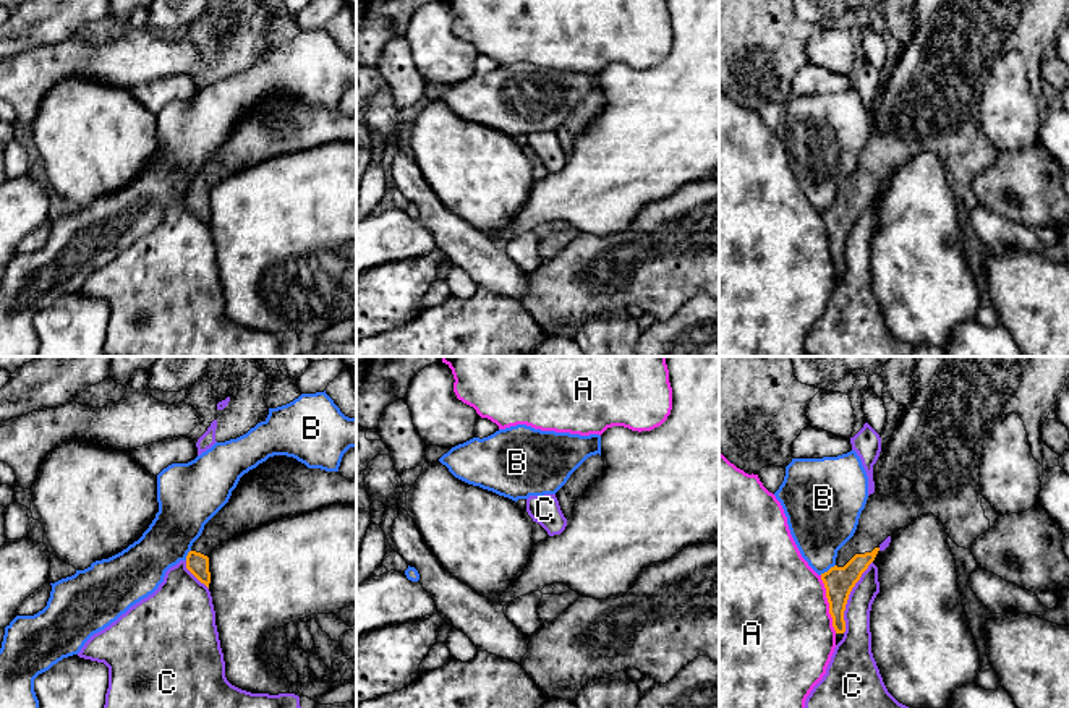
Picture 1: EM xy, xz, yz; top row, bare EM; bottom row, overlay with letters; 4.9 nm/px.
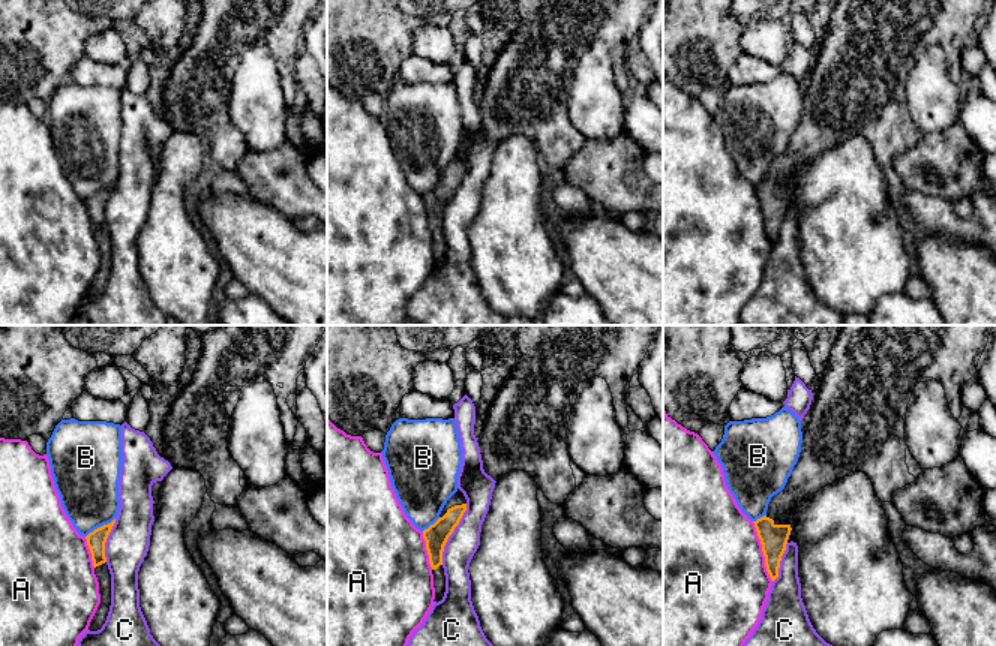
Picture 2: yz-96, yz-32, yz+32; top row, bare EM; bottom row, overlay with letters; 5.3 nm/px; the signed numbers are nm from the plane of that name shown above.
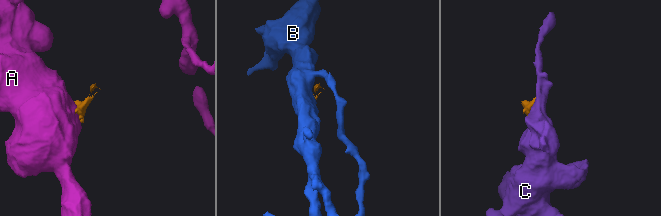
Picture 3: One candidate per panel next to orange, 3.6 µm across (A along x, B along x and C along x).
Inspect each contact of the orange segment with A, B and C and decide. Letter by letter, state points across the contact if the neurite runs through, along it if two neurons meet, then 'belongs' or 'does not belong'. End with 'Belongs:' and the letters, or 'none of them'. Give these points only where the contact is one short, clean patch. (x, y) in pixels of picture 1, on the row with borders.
A: border along yz (820, 575), (825, 585), (831, 626), (836, 632); does not belong
B: border along yz (834, 564), (820, 574); does not belong
C: does not belong
Belongs: none of them

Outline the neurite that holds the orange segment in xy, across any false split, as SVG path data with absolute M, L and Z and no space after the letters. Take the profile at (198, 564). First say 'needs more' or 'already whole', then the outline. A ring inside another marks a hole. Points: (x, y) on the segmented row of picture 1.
needs more | M287 455L269 457L240 478L228 502L204 525L186 556L186 569L209 588L209 556L220 543L269 522L335 504L356 505L356 478L308 468Z

